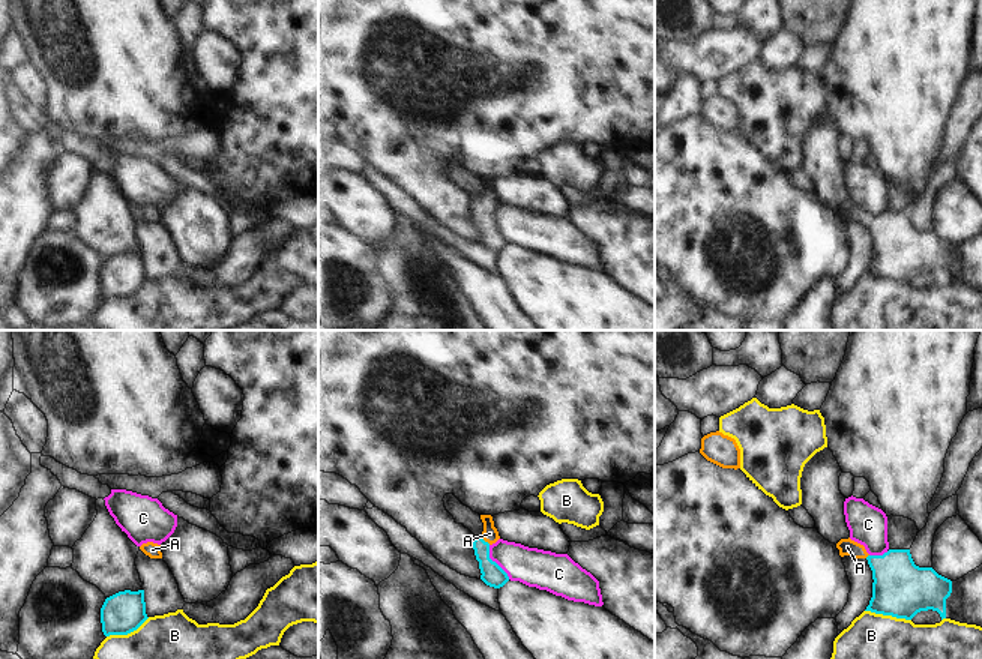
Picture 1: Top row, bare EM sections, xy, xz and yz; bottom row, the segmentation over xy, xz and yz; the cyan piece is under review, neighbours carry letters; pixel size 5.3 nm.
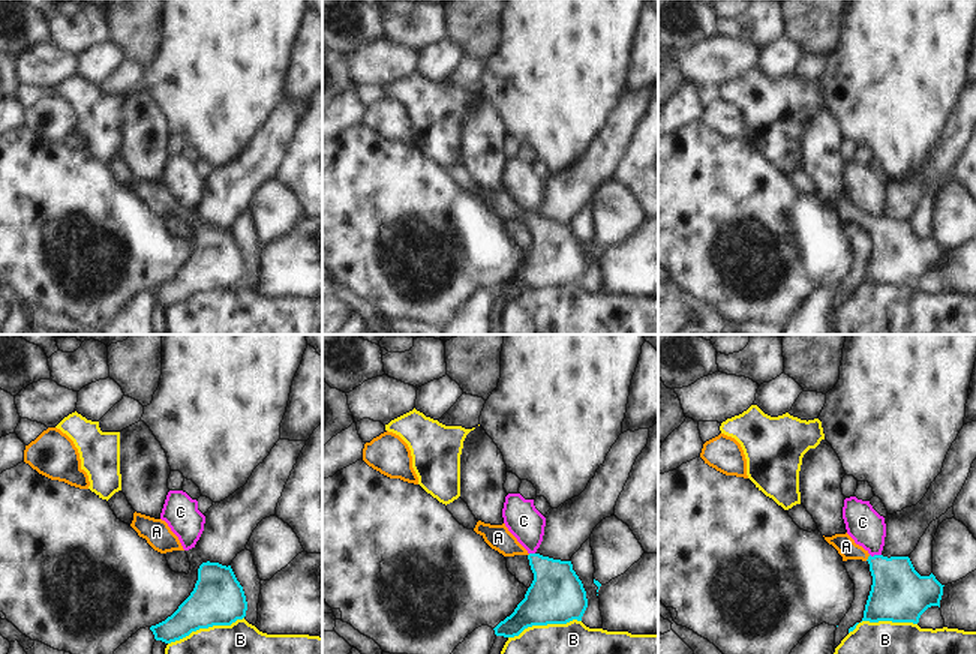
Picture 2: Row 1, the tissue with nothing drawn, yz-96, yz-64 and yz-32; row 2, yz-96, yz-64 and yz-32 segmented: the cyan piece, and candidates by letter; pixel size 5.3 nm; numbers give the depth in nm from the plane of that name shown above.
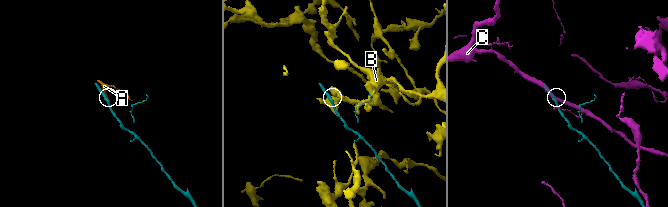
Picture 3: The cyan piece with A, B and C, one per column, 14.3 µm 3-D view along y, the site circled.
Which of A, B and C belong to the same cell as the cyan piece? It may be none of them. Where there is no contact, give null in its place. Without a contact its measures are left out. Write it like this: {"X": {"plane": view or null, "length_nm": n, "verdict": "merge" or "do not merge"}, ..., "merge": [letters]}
{"A": {"plane": "xz", "length_nm": 70, "verdict": "merge"}, "B": {"plane": "yz", "length_nm": 260, "verdict": "do not merge"}, "C": {"plane": "xz", "length_nm": 220, "verdict": "do not merge"}, "merge": ["A"]}

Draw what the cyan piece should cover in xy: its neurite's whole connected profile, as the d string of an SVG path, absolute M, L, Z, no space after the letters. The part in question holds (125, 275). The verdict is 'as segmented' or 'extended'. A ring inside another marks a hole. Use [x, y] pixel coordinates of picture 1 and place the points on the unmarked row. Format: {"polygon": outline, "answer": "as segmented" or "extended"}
{"polygon": "M144 254L119 255L107 261L101 272L101 287L105 300L128 299L137 294L147 282Z", "answer": "as segmented"}

